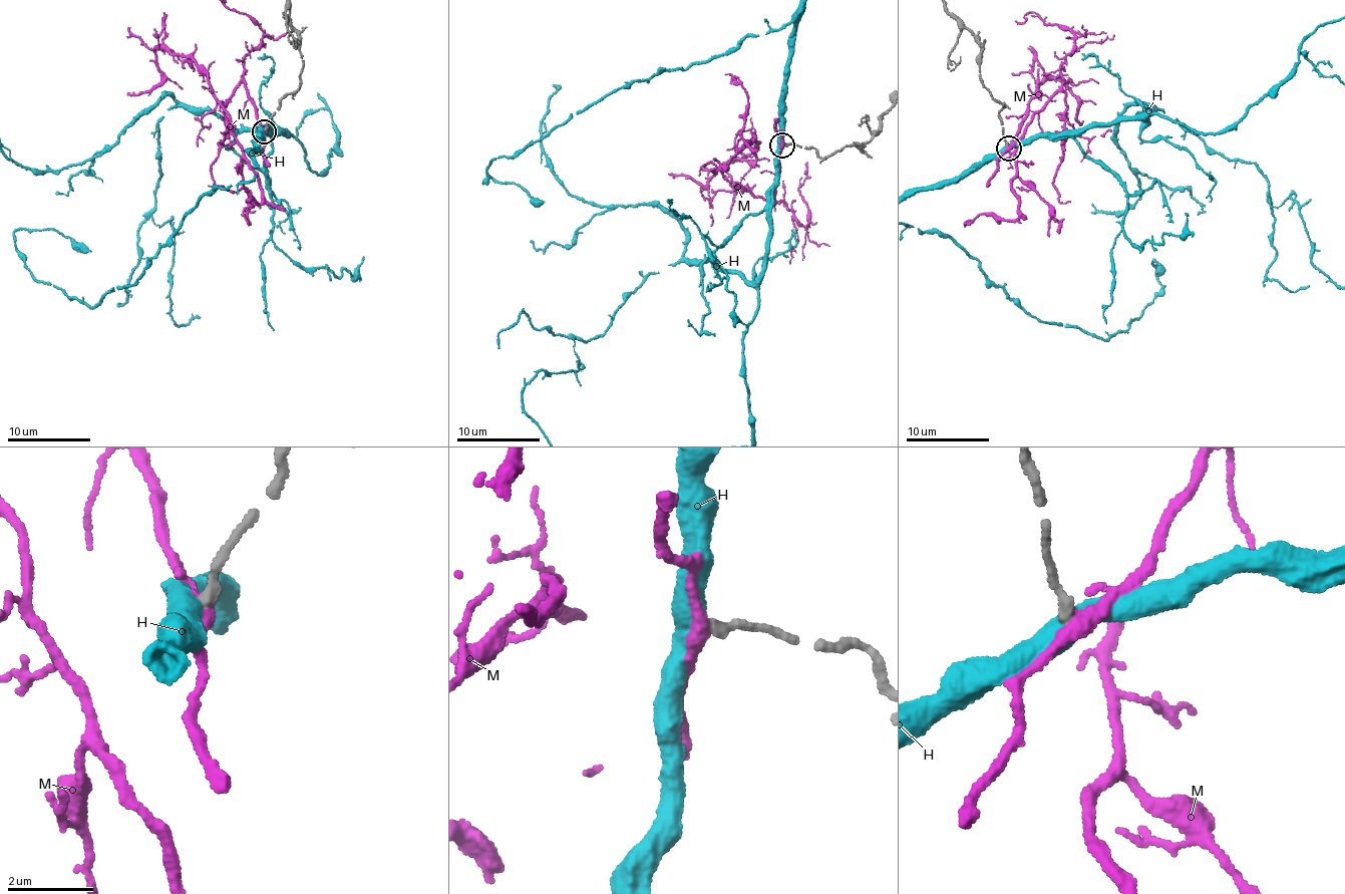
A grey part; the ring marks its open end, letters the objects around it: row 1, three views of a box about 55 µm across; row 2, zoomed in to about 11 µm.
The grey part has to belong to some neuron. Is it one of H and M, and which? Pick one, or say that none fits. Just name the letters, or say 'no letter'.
no letter

